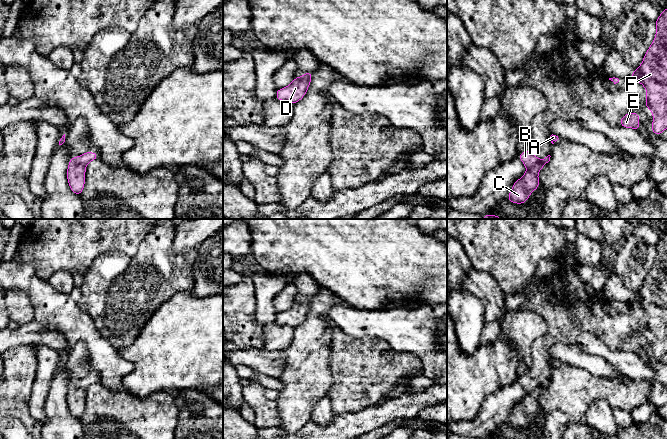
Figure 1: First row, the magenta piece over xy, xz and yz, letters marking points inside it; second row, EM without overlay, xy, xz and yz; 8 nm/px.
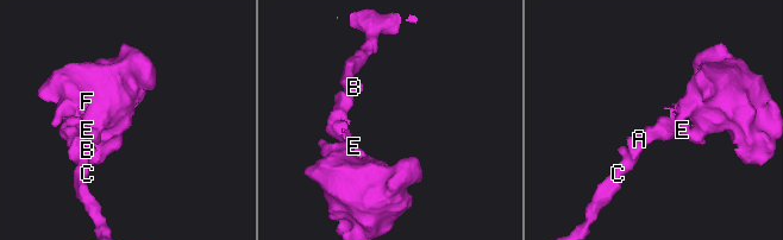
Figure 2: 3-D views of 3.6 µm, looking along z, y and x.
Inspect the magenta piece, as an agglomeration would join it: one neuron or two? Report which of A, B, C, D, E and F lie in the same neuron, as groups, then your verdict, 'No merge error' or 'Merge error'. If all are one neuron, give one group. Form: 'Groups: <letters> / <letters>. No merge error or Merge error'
Groups: A C D E F / B. Merge error

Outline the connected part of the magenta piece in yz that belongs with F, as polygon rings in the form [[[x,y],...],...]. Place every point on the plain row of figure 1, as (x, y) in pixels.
[[[667,232],[660,237],[655,247],[656,258],[654,265],[644,278],[643,285],[637,294],[632,296],[630,307],[640,306],[647,317],[645,331],[650,332],[653,339],[652,356],[661,359],[667,353]]]

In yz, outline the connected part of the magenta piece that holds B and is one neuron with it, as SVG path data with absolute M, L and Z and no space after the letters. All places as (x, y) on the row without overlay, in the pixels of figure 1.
M529 373L523 375L517 380L521 383L527 393L539 386L538 381L532 378Z

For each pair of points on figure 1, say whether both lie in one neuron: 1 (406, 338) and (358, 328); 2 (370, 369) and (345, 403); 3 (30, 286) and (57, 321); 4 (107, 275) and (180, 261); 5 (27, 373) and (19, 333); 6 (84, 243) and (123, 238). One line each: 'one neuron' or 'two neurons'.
1: one neuron
2: one neuron
3: one neuron
4: one neuron
5: two neurons
6: one neuron

